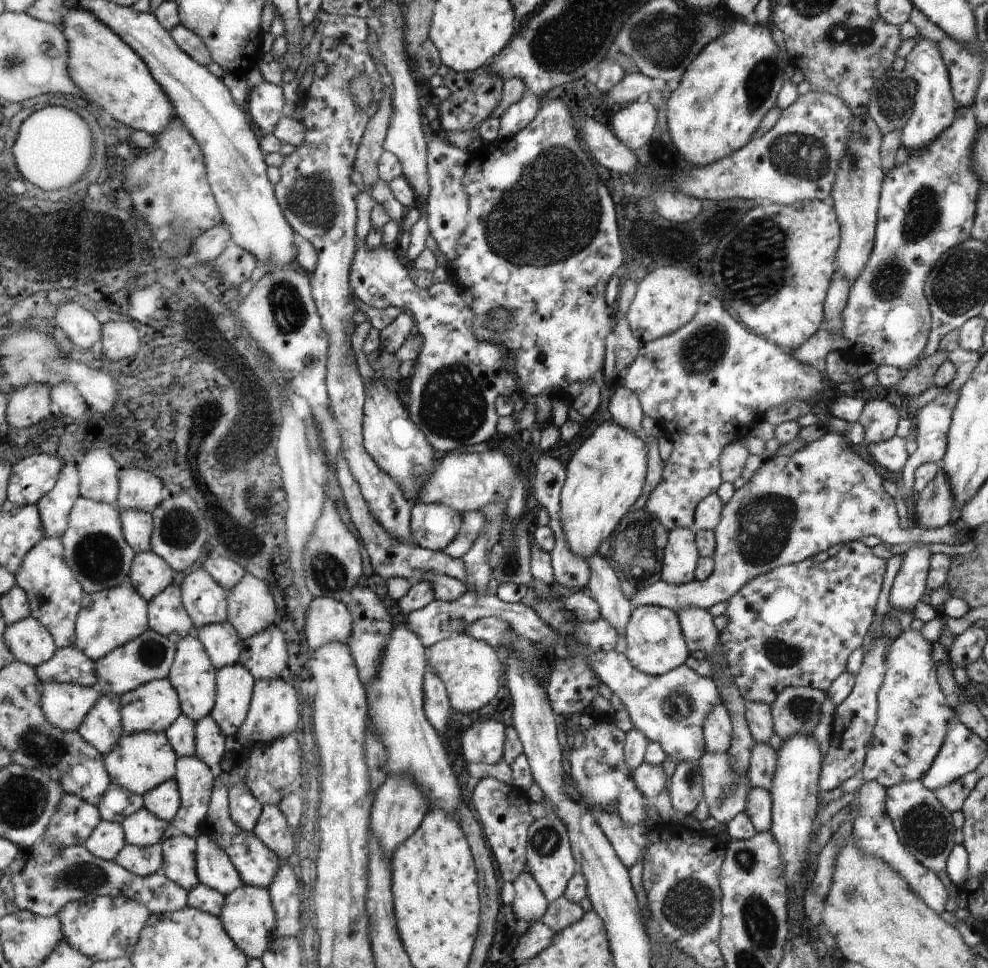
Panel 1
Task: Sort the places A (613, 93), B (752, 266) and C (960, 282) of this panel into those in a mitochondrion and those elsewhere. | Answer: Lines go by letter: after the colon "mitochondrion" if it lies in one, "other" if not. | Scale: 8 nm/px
A: other
B: mitochondrion
C: mitochondrion

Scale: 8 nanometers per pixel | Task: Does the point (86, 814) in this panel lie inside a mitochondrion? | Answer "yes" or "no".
no

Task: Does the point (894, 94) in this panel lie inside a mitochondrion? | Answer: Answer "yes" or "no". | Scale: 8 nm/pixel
yes

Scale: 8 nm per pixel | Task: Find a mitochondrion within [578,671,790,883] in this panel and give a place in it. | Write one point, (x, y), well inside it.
(677, 704)

